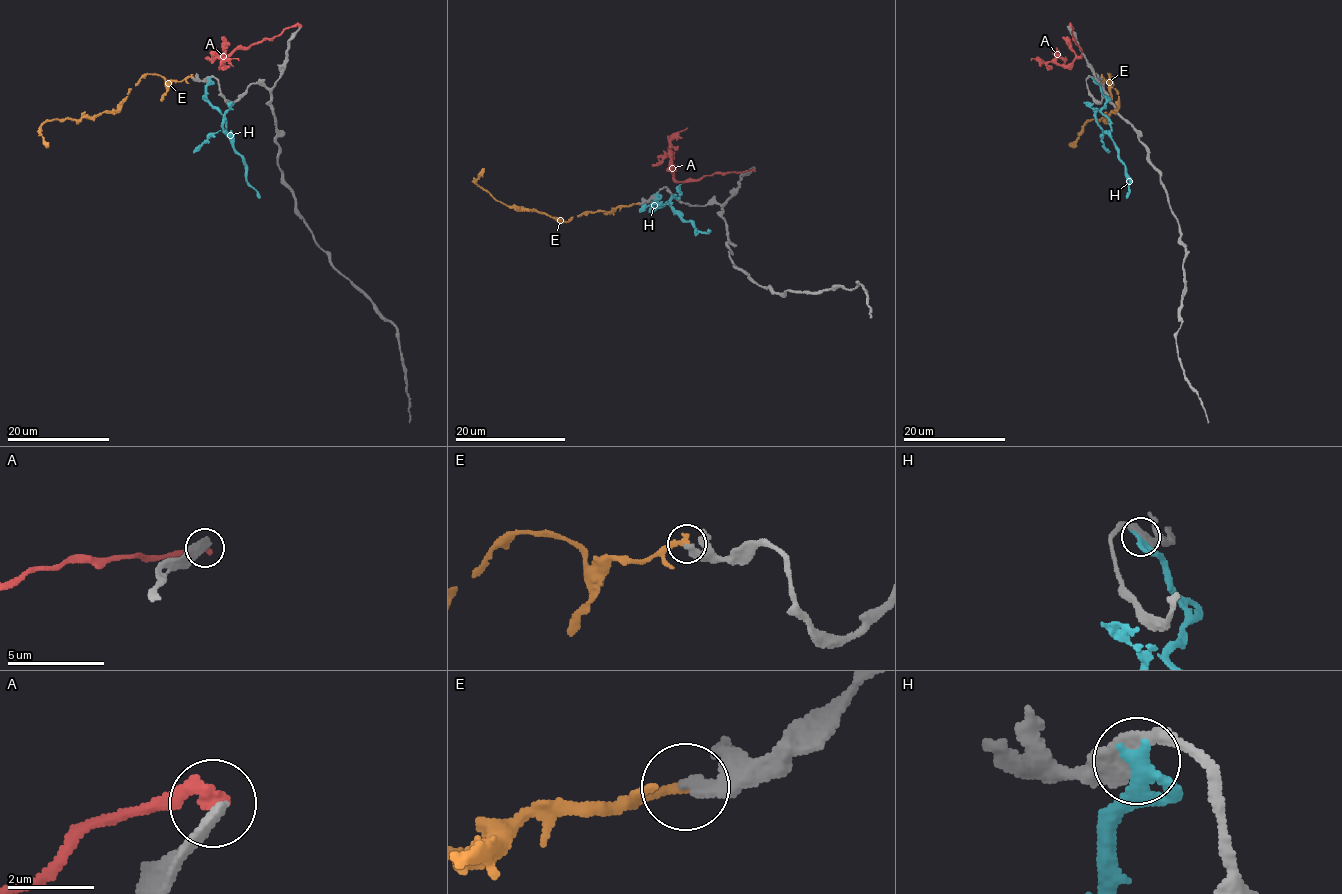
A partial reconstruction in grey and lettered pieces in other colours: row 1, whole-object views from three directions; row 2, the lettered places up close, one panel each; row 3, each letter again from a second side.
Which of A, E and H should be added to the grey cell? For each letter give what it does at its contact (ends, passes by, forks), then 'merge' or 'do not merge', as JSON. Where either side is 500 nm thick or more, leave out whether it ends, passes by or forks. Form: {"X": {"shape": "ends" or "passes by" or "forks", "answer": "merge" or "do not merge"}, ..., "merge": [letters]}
{"A": {"shape": "ends", "answer": "do not merge"}, "E": {"shape": "ends", "answer": "do not merge"}, "H": {"shape": "ends", "answer": "do not merge"}, "merge": []}

